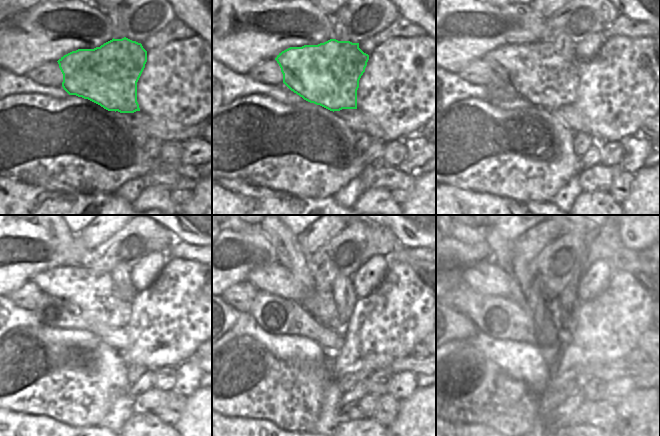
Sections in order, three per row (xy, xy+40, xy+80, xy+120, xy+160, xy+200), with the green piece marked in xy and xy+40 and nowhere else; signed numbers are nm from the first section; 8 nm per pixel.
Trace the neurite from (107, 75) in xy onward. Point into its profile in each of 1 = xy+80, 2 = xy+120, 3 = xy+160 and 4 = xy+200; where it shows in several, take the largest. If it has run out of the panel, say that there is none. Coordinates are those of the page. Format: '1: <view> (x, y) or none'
1: xy+80 (539, 72)
2: xy+120 (91, 291)
3: xy+160 (288, 277)
4: xy+200 (496, 275)

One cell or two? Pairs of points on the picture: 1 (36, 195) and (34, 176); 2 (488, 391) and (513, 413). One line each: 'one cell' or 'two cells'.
1: two cells
2: one cell

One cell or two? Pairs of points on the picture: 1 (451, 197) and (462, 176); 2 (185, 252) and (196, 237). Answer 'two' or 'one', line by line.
1: two
2: two

